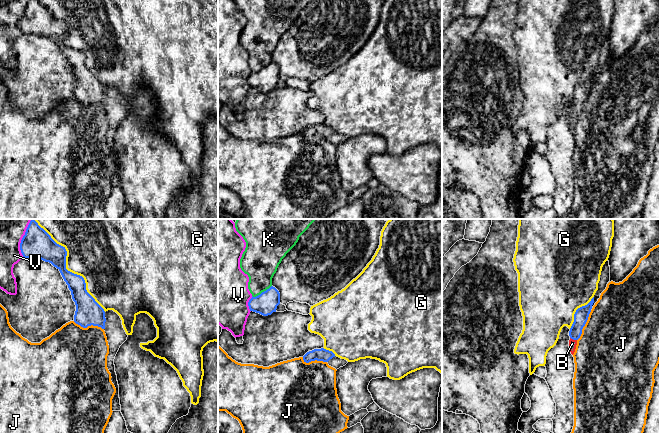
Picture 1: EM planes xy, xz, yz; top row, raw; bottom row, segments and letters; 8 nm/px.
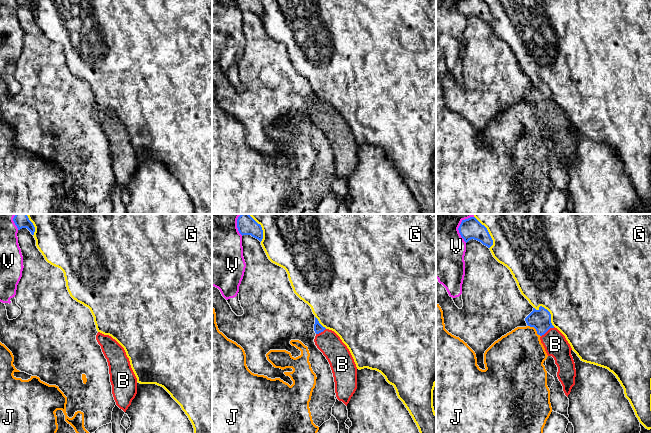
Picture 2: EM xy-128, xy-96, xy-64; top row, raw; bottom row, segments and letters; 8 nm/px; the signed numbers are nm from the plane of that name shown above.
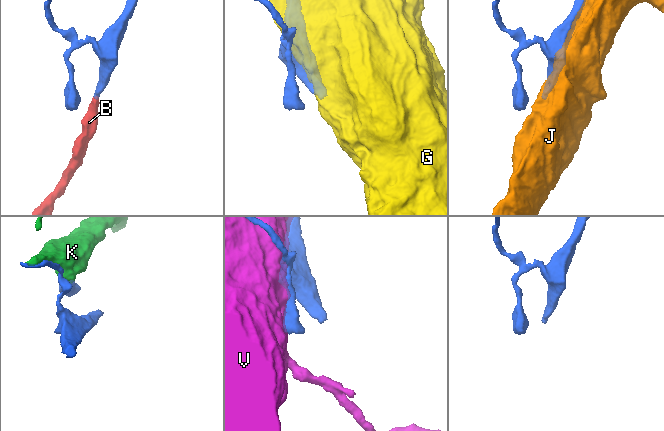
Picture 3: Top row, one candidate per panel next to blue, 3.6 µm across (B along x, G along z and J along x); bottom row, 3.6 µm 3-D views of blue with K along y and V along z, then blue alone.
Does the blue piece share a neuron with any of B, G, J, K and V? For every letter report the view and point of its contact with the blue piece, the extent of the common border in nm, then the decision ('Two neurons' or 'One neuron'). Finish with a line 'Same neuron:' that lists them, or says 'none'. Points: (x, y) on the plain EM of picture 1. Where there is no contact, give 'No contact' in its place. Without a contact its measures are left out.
B: Touches blue at yz (573, 115). Shared border 60 nm. One neuron
G: Touches blue at xy (67, 46). Shared border 900 nm. Two neurons
J: Touches blue at xy (88, 101). Shared border 260 nm. Two neurons
K: Touches blue at xz (262, 68). Shared border 180 nm. Two neurons
V: Touches blue at xy (21, 17). Shared border 280 nm. Two neurons
Same neuron: B

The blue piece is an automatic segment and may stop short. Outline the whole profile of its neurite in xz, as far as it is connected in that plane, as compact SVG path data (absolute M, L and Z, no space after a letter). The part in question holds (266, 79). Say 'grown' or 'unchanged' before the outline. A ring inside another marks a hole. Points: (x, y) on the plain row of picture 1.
unchanged; M273 62L256 73L252 72L252 74L248 78L250 87L259 89L263 92L268 92L273 88L276 88L277 82L279 80L280 69Z

